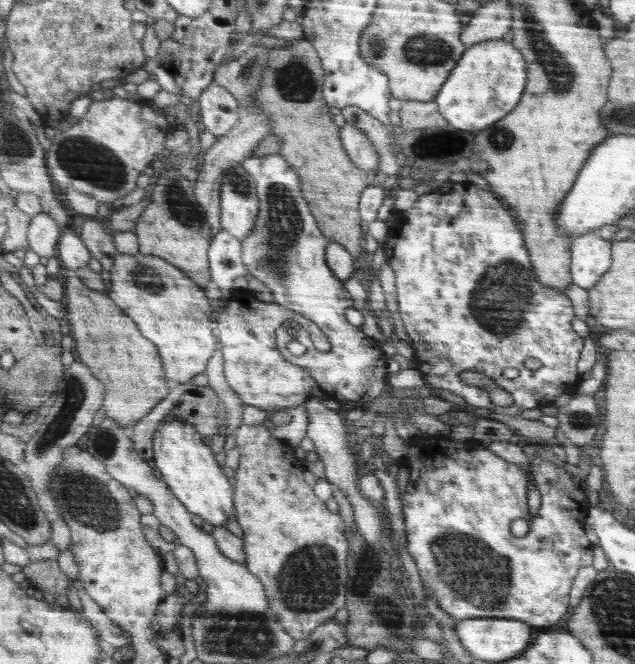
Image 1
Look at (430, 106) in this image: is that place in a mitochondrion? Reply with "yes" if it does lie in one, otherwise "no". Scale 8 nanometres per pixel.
no

